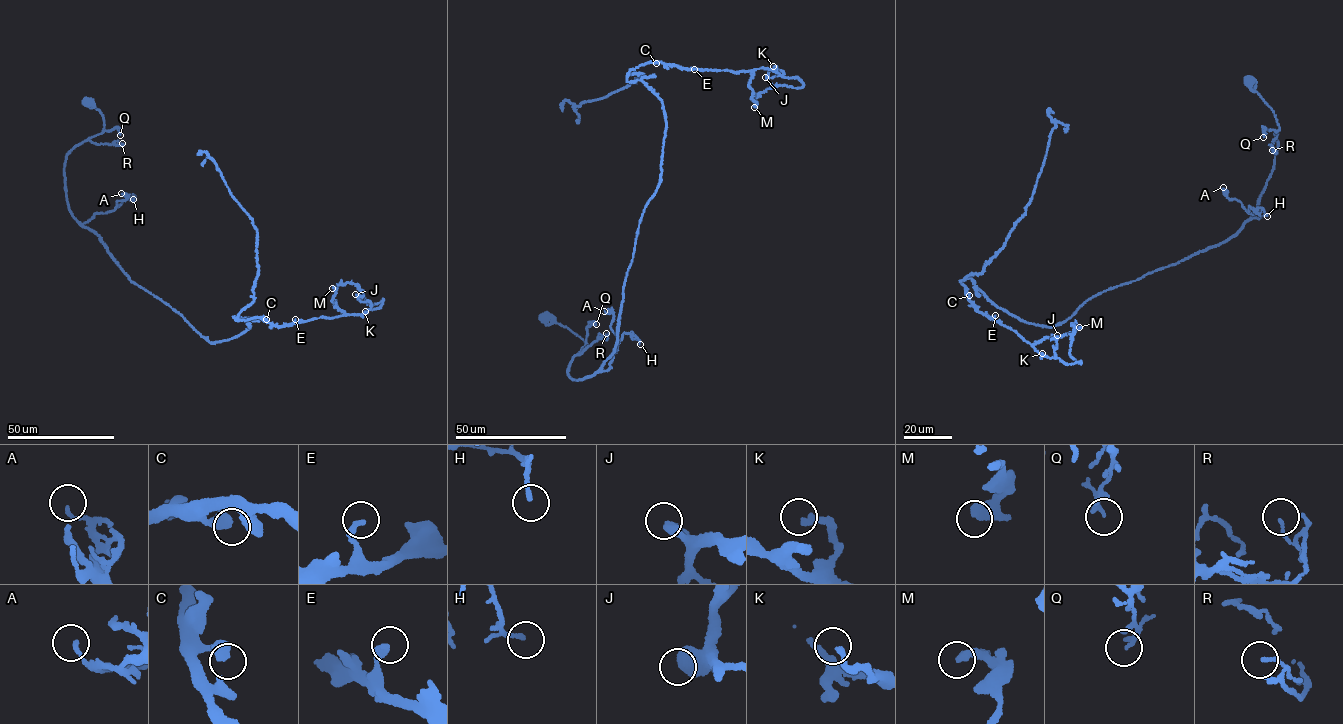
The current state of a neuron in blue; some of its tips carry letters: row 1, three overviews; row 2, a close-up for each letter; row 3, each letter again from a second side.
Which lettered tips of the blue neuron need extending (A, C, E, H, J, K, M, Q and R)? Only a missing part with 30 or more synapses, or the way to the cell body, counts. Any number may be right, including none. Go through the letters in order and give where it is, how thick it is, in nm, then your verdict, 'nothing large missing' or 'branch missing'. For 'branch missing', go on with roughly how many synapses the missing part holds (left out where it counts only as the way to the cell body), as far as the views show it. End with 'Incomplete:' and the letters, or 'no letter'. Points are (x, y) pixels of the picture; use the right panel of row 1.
A: at (1223, 187); 130 nm thick; nothing large missing
C: at (969, 295); 440 nm thick; nothing large missing
E: at (995, 315); 300 nm thick; nothing large missing
H: at (1267, 216); 150 nm thick; nothing large missing
J: at (1057, 335); 550 nm thick; nothing large missing
K: at (1042, 353); 240 nm thick; nothing large missing
M: at (1079, 327); 320 nm thick; nothing large missing
Q: at (1263, 137); 130 nm thick; nothing large missing
R: at (1272, 150); 110 nm thick; nothing large missing
Incomplete: no letter

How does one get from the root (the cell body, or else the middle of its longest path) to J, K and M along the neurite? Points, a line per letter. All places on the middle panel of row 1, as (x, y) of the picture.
J: (545, 316), (587, 344), (573, 379), (613, 353), (666, 126), (630, 71), (783, 73), (765, 77)
K: (545, 316), (587, 344), (573, 379), (613, 353), (666, 126), (662, 100), (627, 81), (630, 71), (773, 66)
M: (545, 316), (587, 344), (573, 379), (613, 353), (666, 126), (630, 71), (750, 70), (754, 107)

